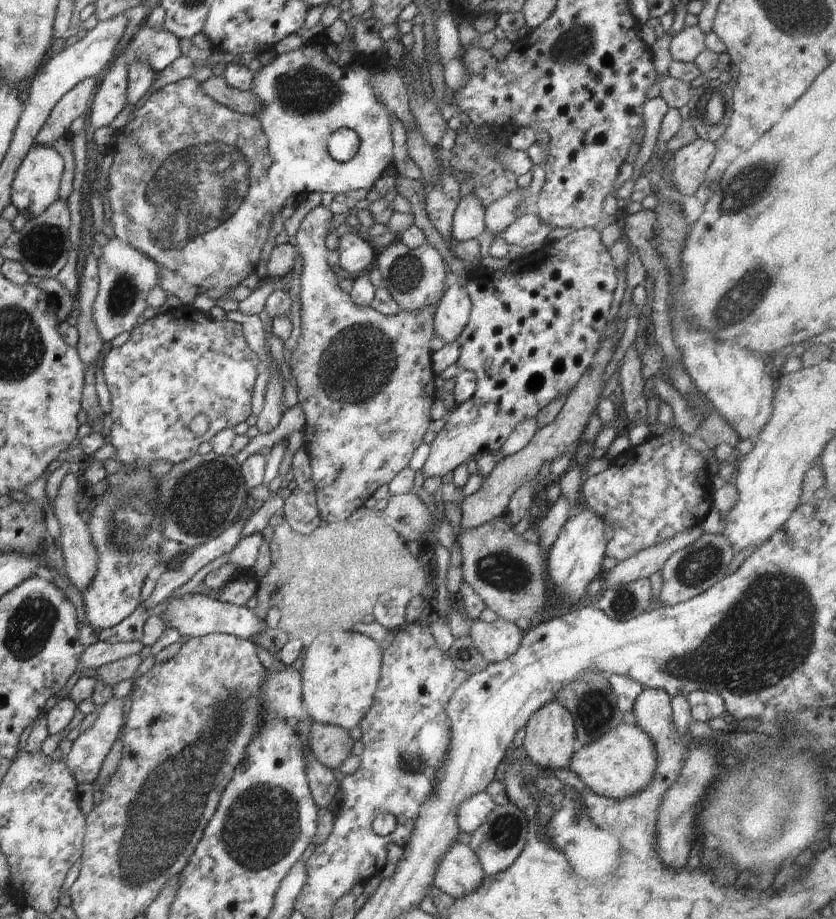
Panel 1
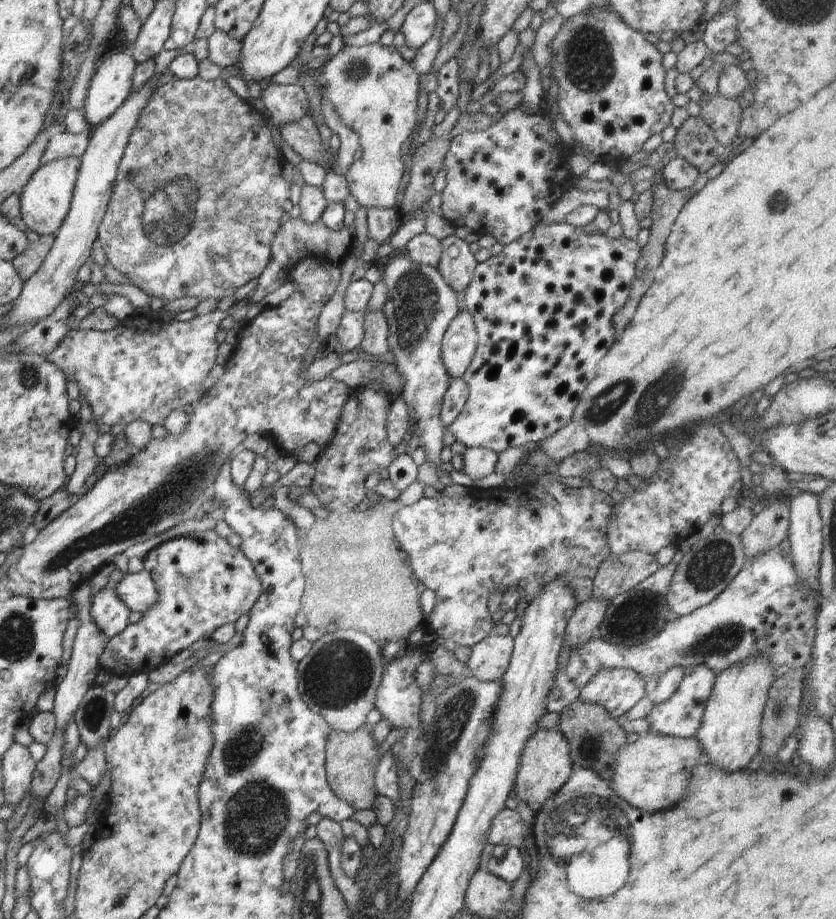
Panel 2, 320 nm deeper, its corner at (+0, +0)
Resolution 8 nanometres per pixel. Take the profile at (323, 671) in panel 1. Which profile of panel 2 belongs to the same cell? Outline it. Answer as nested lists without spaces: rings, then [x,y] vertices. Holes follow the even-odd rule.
[[[356,629],[324,633],[312,643],[308,656],[298,663],[300,696],[312,712],[324,718],[332,731],[354,732],[366,724],[368,712],[375,708],[385,667],[381,647],[366,633]]]

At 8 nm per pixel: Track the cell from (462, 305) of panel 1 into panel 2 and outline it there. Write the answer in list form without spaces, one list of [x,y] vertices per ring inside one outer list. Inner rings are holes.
[[[461,310],[443,336],[443,365],[452,379],[462,379],[477,351],[478,335],[473,316]]]

